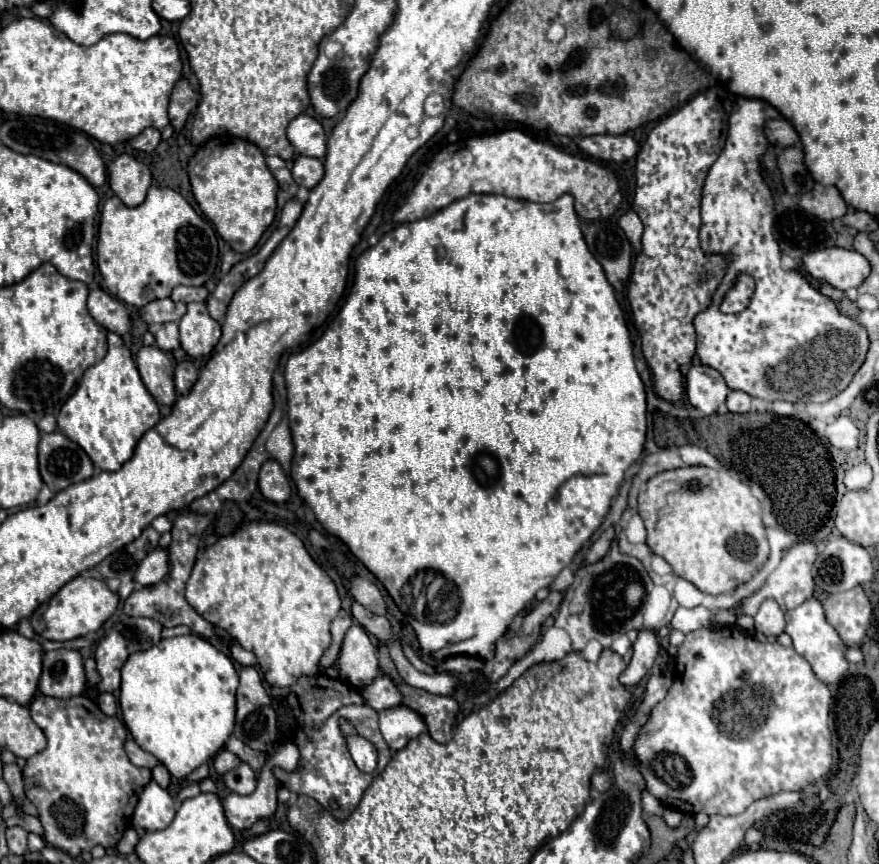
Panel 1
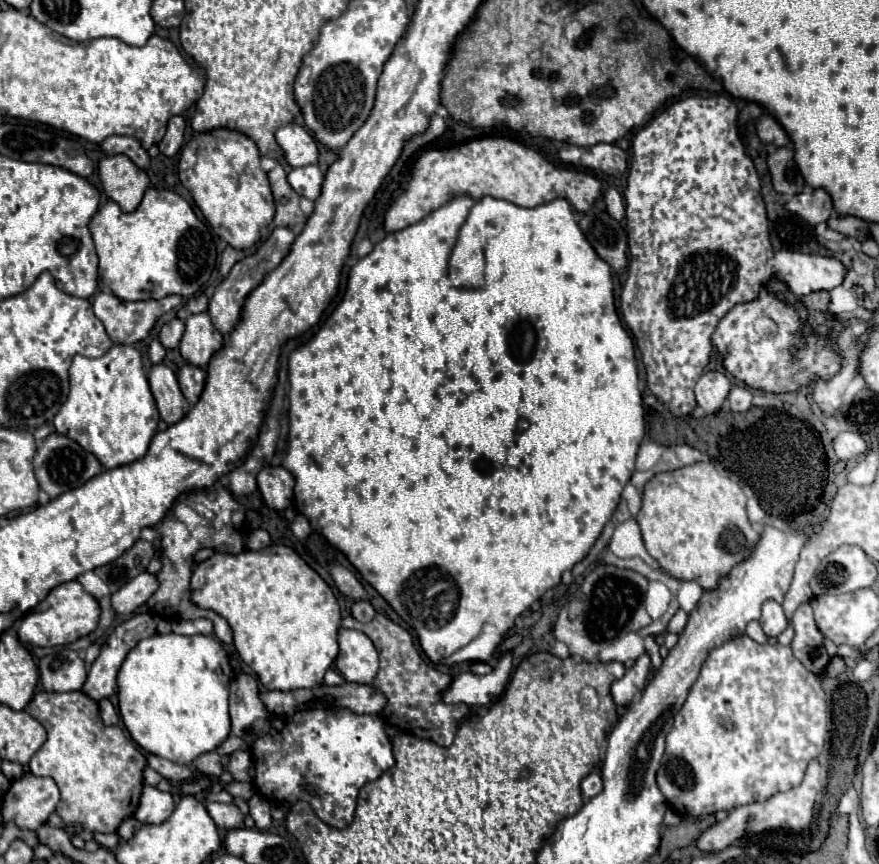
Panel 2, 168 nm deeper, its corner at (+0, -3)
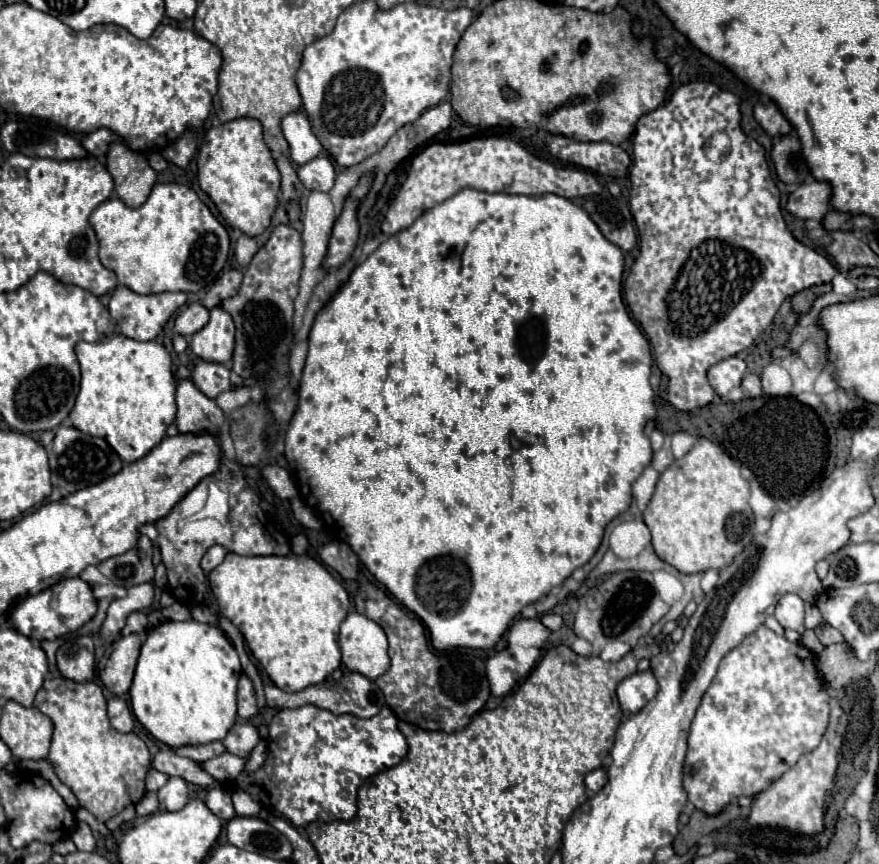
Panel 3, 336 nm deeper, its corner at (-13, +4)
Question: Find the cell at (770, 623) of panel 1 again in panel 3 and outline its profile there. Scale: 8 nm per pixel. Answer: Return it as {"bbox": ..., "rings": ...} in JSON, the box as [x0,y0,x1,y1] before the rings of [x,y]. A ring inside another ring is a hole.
{"bbox":[775,594,805,632],"rings":[[[785,594],[775,606],[775,618],[783,628],[791,628],[797,632],[803,632],[803,616],[805,616],[805,604],[797,594]]]}

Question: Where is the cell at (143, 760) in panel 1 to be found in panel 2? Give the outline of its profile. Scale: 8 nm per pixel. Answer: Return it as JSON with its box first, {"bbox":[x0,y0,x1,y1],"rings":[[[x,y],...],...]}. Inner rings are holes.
{"bbox":[148,755,194,783],"rings":[[[148,755],[148,765],[158,771],[162,777],[174,781],[174,783],[180,783],[180,781],[188,781],[194,777],[192,769],[184,767],[184,765],[176,765],[168,759],[162,759],[162,757],[156,757],[156,755]]]}

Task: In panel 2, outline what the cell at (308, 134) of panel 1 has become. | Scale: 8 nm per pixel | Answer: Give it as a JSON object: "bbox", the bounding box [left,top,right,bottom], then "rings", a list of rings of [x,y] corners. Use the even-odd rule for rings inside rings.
{"bbox":[276,123,320,167],"rings":[[[288,123],[288,125],[280,127],[276,131],[276,141],[278,141],[278,145],[282,147],[282,151],[286,155],[286,161],[292,167],[318,163],[318,155],[320,155],[318,141],[302,125]]]}

